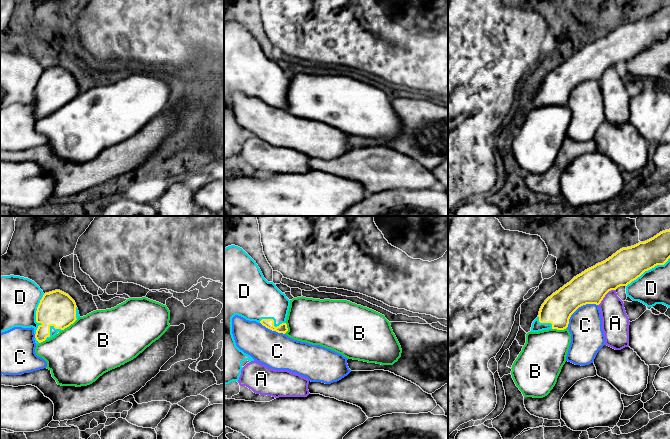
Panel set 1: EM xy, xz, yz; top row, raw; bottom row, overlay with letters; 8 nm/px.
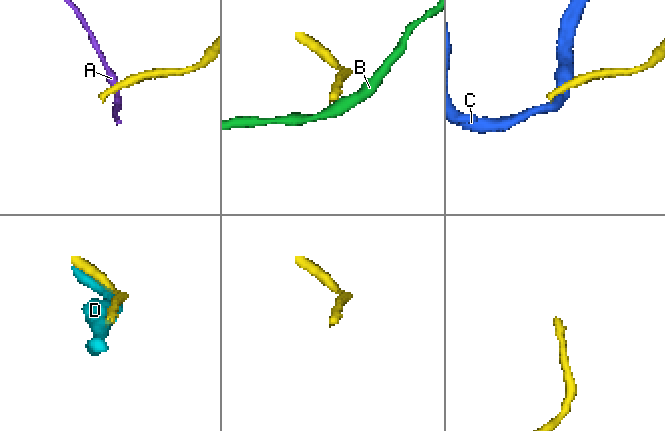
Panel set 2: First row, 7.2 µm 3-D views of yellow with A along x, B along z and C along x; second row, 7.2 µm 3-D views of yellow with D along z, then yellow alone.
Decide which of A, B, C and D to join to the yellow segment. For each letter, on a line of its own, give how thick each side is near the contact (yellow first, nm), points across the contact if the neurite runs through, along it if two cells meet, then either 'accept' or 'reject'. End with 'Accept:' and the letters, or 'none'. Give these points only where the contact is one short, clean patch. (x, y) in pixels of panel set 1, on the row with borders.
A: calibres 280 and 220 nm; border yz (615, 289), (611, 289), (598, 305); reject
B: calibres 280 and 480 nm; border xy (77, 319), (62, 330); reject
C: calibres 280 and 280 nm; reject
D: calibres 280 and 420 nm; accept
Accept: D

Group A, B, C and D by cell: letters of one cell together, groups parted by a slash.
A / B / C / D

